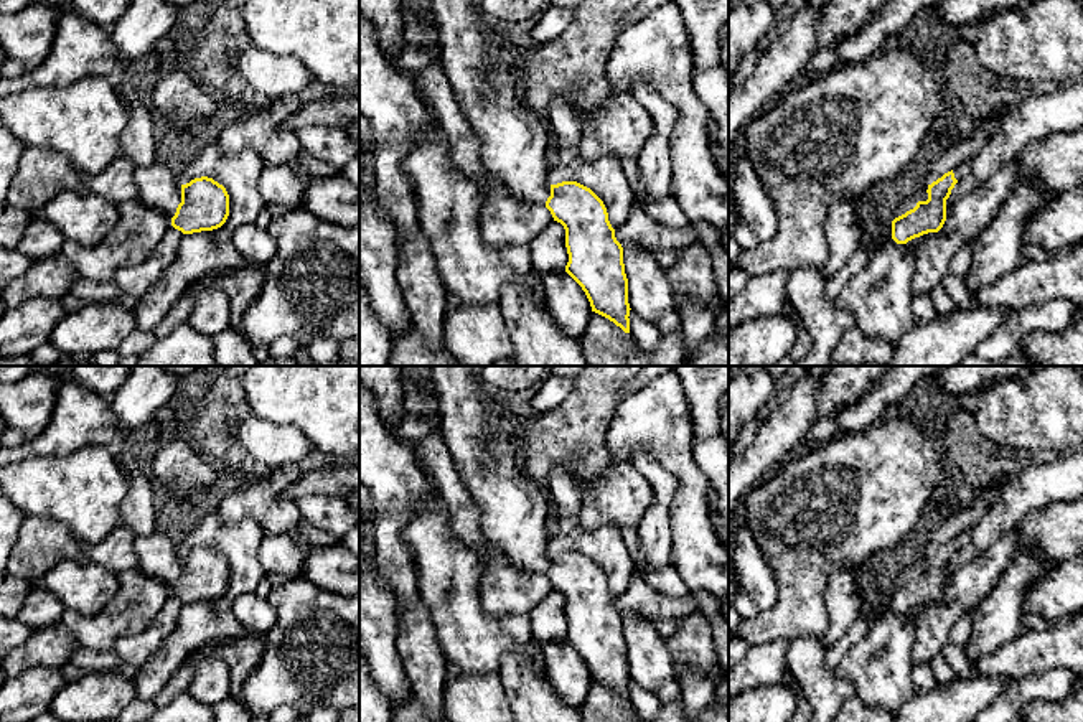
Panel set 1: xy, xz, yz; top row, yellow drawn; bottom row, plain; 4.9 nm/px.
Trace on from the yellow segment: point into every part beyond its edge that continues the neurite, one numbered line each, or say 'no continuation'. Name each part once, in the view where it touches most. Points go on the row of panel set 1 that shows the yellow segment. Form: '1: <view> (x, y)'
1: xy (157, 187)

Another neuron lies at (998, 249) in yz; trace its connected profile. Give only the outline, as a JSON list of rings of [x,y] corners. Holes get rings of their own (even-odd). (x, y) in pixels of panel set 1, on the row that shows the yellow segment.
[[[1027,178],[1012,188],[997,216],[971,242],[973,264],[966,275],[969,293],[994,284],[1020,264],[1029,218],[1057,196],[1037,178]]]

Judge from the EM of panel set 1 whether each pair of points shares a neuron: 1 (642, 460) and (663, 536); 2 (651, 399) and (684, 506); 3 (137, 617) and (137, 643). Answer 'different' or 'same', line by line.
1: same
2: same
3: different

